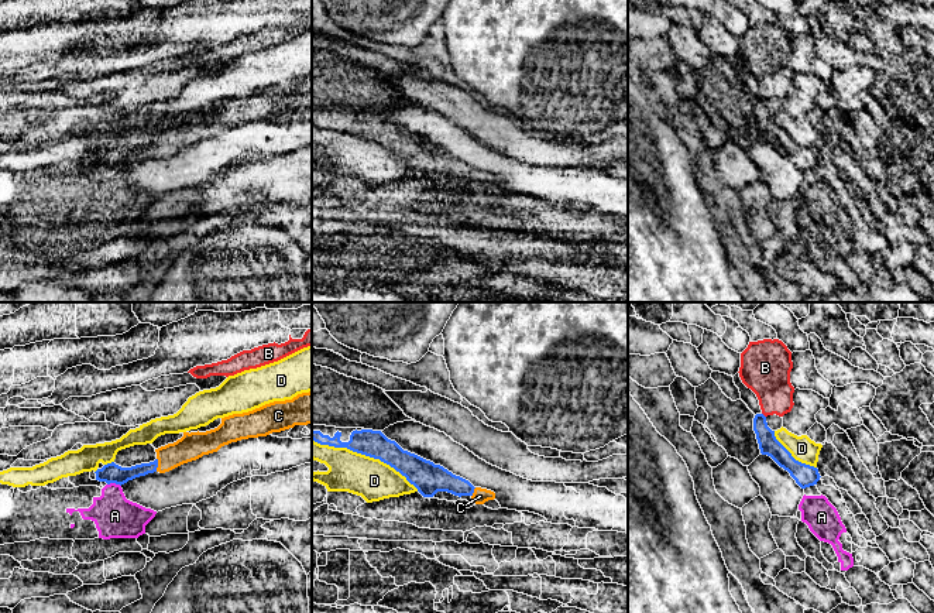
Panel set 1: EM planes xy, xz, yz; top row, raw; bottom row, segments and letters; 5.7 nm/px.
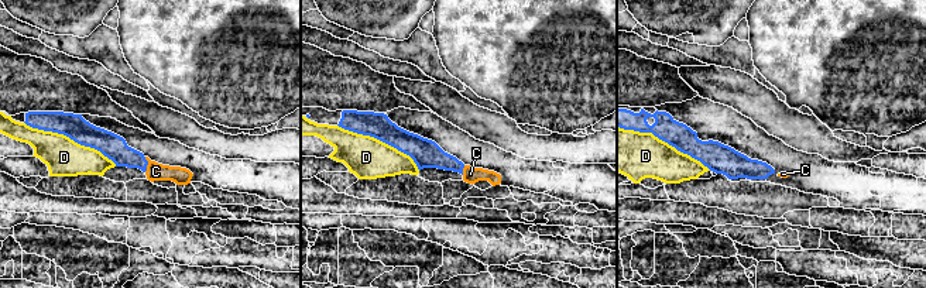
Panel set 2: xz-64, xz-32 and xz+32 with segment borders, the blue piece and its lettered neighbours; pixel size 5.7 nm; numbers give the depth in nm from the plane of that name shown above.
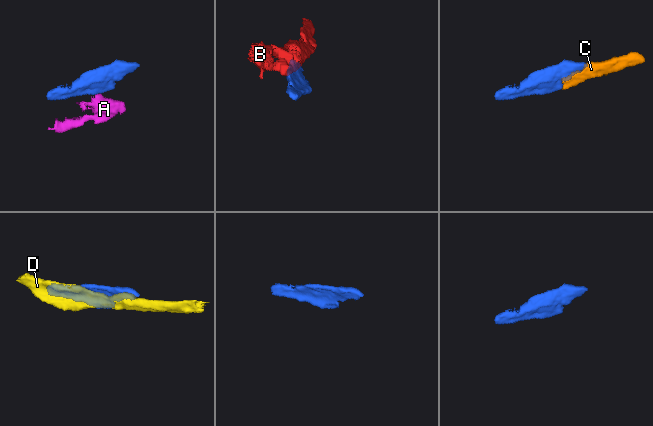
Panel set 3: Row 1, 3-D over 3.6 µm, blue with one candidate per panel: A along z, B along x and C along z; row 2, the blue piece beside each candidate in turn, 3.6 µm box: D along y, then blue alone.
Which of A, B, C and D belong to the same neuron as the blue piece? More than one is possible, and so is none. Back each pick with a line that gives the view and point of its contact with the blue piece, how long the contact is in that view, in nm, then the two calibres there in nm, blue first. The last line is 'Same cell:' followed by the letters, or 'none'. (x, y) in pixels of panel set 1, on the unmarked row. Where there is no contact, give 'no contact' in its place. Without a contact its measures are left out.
C: contact xy (157, 149); length 80 nm; calibres 110 and 160 nm
Same cell: C

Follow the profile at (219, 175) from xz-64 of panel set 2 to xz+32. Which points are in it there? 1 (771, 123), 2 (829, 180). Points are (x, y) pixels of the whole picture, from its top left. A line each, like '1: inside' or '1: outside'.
1: outside
2: inside

